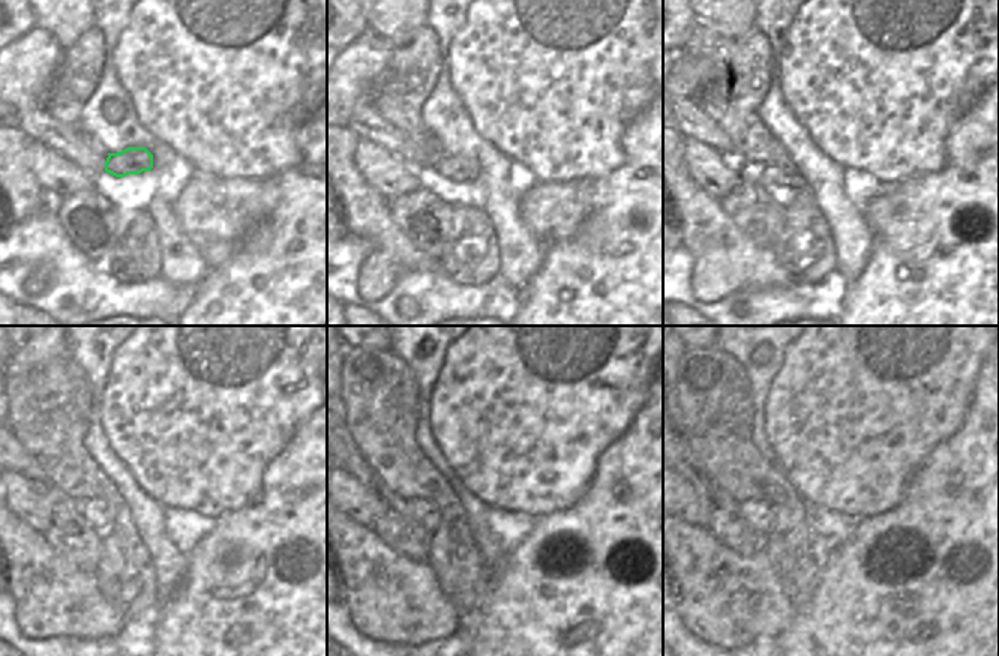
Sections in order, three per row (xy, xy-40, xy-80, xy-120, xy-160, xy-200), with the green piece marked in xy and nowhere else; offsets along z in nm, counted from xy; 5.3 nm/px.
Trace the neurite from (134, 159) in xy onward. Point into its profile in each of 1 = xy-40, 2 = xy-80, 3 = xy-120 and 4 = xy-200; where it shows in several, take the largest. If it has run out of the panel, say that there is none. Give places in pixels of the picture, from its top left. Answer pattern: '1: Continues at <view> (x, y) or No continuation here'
1: Continues at xy-40 (459, 168)
2: Continues at xy-80 (777, 173)
3: Continues at xy-120 (96, 512)
4: Continues at xy-200 (759, 517)

